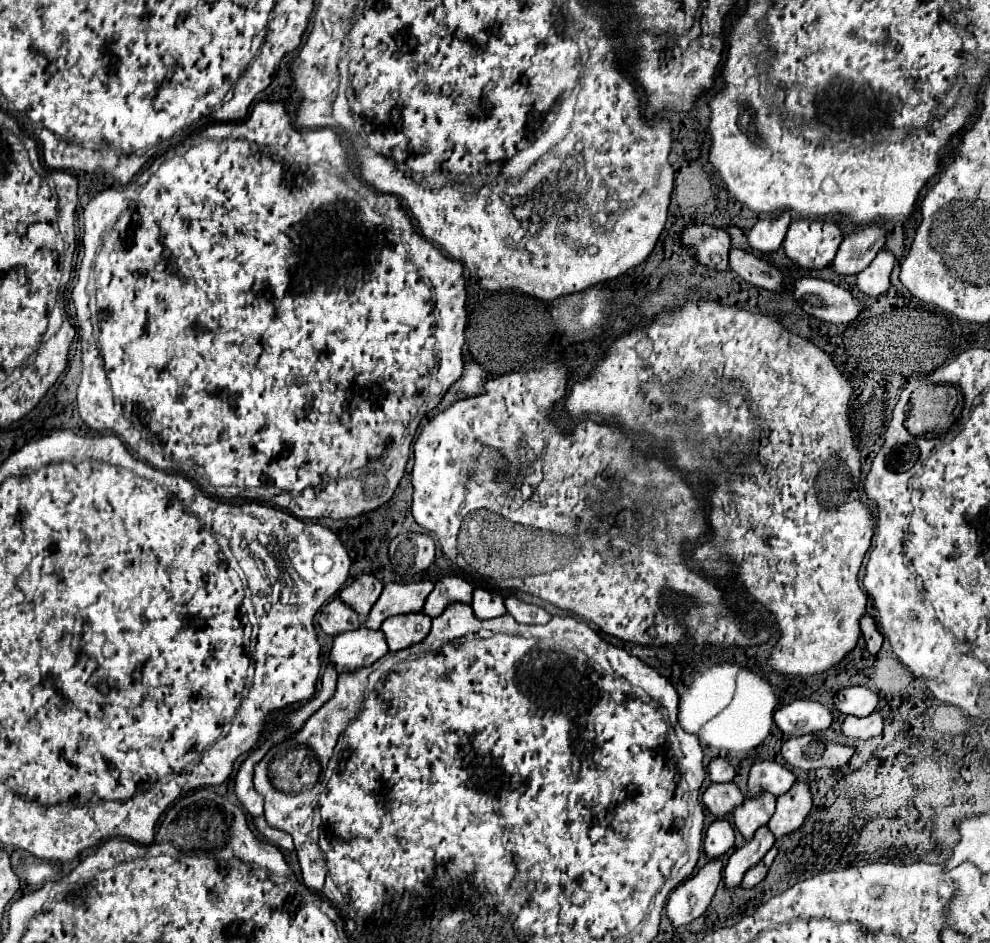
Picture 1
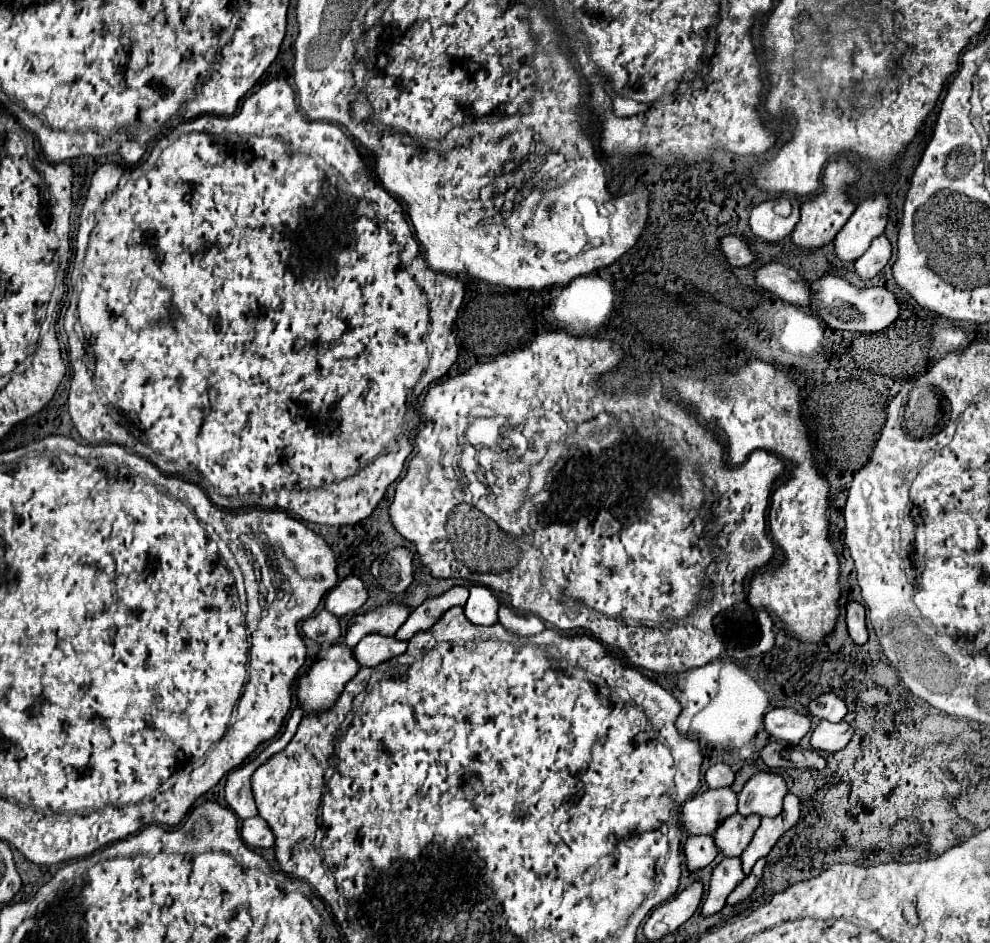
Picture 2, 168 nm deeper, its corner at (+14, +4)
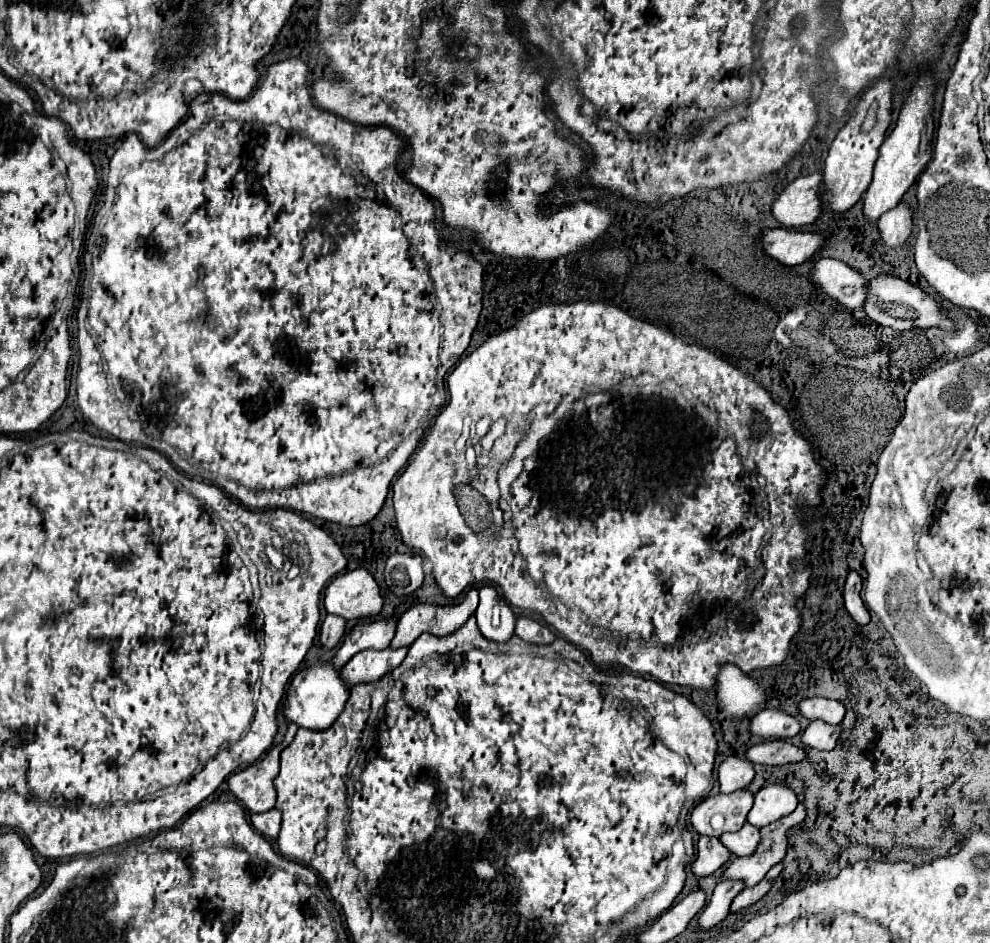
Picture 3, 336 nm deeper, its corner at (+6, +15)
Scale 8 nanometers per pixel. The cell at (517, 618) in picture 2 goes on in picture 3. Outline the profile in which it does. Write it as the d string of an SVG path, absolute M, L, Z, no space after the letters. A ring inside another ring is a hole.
M526 616L518 618L518 622L516 622L516 636L522 638L524 642L536 644L536 646L552 644L554 638L556 638L554 632L546 624L542 624L542 622L534 620L534 618L526 618Z

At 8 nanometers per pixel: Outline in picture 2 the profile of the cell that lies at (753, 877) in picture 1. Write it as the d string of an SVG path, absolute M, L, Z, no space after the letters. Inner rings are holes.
M750 873L746 879L742 879L742 883L738 883L738 887L730 893L730 897L728 897L728 905L734 905L734 903L746 899L746 897L754 891L756 883L758 883L758 877L756 877L754 873Z

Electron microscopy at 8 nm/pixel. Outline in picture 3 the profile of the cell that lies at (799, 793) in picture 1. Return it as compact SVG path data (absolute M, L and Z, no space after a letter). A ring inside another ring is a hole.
M798 804L798 808L790 816L770 824L768 828L762 828L760 830L762 840L756 852L748 858L734 858L720 874L720 880L742 880L746 886L756 886L774 864L784 860L786 844L788 844L786 832L792 826L802 824L804 818L806 818L806 810L802 804Z

